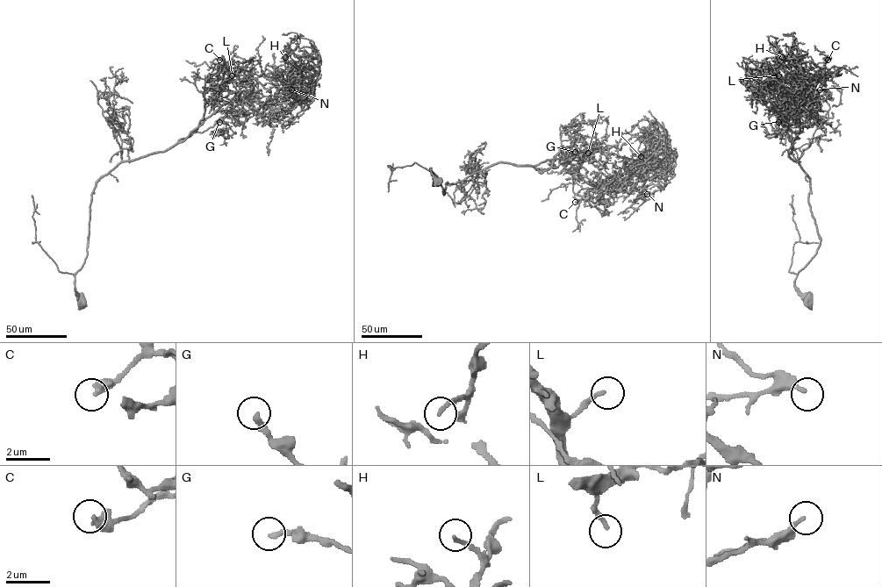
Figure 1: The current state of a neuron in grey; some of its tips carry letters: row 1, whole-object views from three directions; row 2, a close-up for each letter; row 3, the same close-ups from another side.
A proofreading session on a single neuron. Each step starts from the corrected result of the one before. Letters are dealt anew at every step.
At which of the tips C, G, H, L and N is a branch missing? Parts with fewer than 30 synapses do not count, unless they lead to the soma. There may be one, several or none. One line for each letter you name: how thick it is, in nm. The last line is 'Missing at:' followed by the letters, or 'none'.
G: Thickness 240 nm
L: Thickness 160 nm
Missing at: G, L

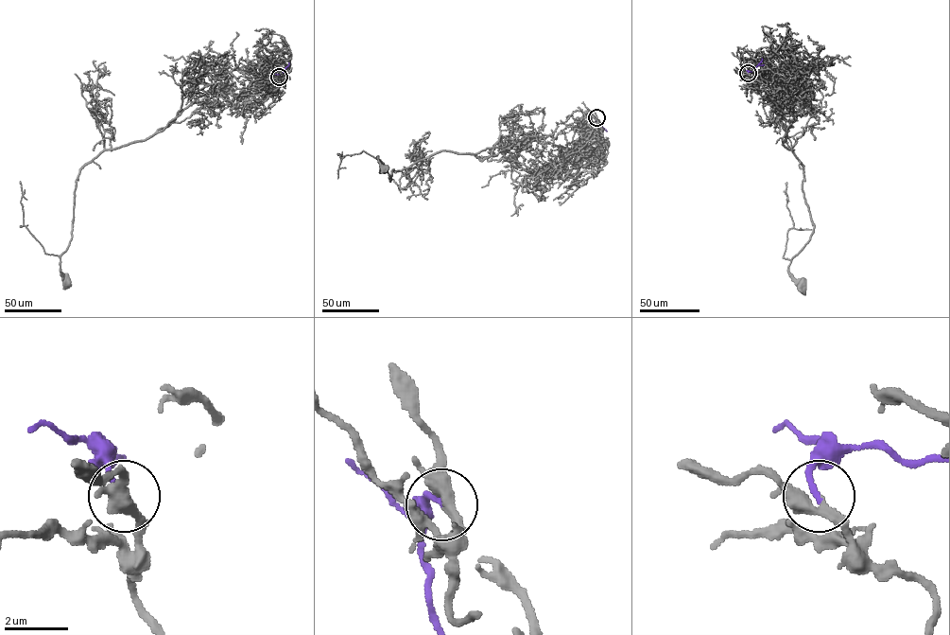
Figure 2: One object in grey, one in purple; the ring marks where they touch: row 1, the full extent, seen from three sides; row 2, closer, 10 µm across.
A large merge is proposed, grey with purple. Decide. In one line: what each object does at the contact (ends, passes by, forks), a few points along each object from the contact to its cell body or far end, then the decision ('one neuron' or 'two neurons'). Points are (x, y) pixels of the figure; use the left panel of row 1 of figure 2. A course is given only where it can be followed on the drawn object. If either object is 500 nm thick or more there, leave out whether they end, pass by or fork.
grey passes by; purple ends there; grey runs (279, 77), (262, 102), (234, 105), (207, 93), (162, 131), (88, 162), (60, 256), (66, 282); purple runs (279, 77), (288, 62); one neuron

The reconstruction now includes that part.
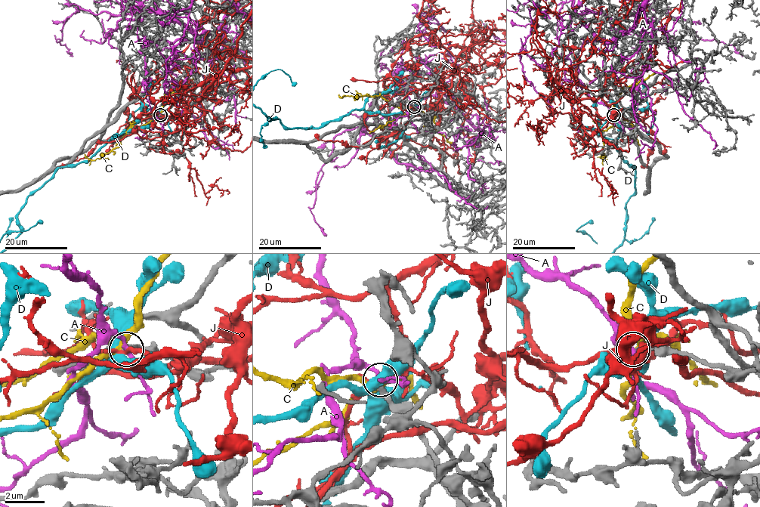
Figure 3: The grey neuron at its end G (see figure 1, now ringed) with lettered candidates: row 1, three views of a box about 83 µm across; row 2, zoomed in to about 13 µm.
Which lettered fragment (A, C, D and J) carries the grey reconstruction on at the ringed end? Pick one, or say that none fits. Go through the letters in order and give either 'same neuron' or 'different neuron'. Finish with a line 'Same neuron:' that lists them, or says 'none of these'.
A: different neuron
C: different neuron
D: different neuron
J: different neuron
Same neuron: none of these

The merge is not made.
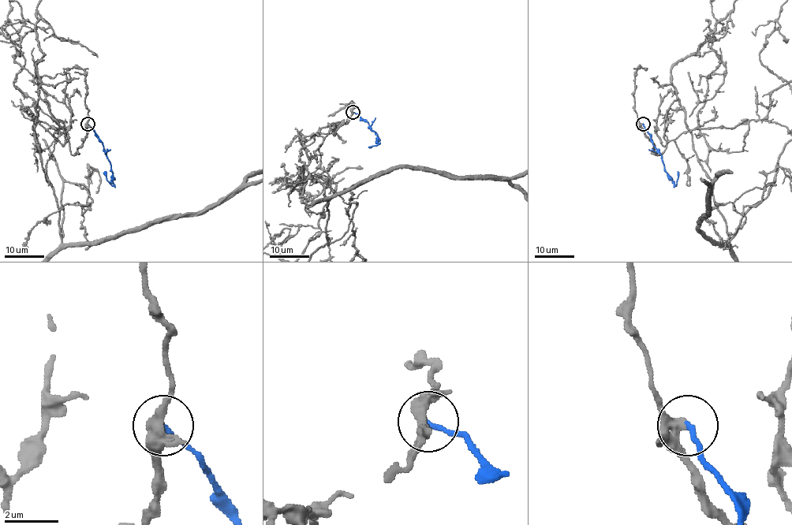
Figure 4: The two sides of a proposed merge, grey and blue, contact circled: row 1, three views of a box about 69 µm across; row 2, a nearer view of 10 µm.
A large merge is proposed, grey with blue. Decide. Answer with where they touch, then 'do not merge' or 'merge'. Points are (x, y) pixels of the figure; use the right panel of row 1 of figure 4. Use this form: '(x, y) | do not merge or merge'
(643, 124) | merge

